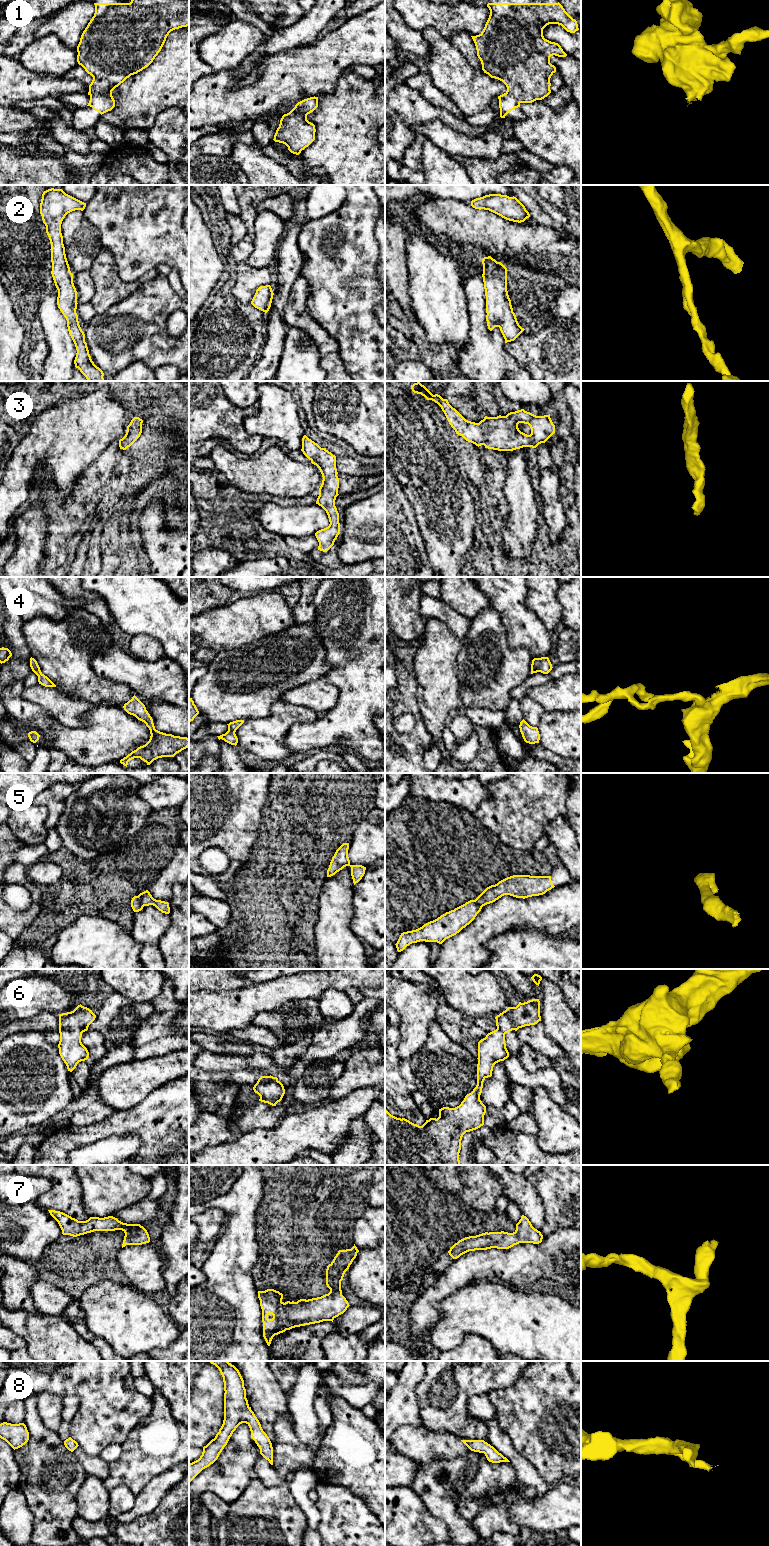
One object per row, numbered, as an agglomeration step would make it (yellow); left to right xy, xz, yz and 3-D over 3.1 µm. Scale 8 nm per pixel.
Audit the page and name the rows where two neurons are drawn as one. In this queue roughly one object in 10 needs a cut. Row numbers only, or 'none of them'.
none of them

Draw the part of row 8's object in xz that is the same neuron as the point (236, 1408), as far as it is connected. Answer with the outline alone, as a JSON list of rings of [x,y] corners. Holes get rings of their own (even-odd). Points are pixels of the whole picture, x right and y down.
[[[228,1361],[209,1362],[219,1369],[223,1377],[224,1420],[215,1438],[203,1447],[200,1458],[189,1464],[189,1483],[218,1459],[233,1432],[242,1423],[249,1426],[251,1438],[259,1447],[260,1454],[273,1465],[272,1443],[248,1404],[244,1380],[239,1370]]]

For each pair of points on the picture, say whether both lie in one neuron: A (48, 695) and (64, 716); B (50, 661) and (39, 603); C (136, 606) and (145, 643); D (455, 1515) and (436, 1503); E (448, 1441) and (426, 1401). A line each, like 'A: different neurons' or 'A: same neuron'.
A: same neuron
B: different neurons
C: different neurons
D: same neuron
E: different neurons

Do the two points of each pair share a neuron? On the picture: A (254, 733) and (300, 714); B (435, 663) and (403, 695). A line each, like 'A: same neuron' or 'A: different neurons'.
A: same neuron
B: different neurons

